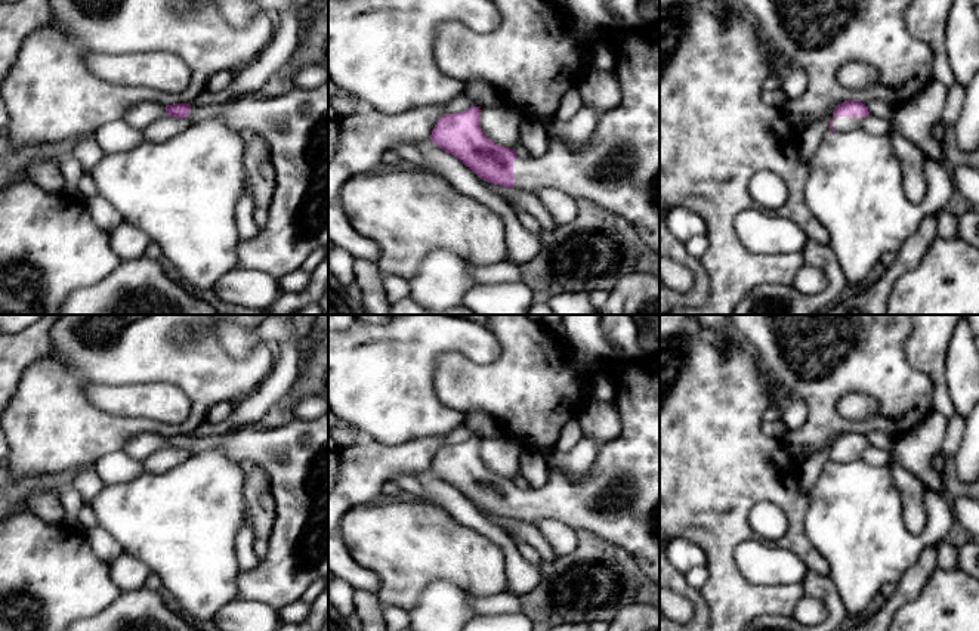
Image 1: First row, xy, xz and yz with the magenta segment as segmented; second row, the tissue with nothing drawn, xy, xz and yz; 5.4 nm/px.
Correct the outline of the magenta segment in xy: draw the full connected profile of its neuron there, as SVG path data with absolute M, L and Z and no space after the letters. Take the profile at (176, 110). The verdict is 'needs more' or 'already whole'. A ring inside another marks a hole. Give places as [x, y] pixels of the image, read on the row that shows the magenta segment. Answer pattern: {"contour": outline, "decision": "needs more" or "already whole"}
{"contour": "M328 80L315 89L294 87L274 98L243 95L214 105L166 105L166 111L169 117L186 118L191 124L219 117L238 132L256 132L271 148L277 186L268 222L254 238L240 238L238 267L257 269L280 279L300 269L312 251L328 245Z", "decision": "needs more"}

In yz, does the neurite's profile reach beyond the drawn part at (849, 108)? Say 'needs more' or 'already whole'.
needs more

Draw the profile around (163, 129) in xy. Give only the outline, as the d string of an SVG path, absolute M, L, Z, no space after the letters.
M167 115L164 118L151 123L142 132L146 142L157 143L176 136L192 126L194 124L191 124L186 118L176 118Z

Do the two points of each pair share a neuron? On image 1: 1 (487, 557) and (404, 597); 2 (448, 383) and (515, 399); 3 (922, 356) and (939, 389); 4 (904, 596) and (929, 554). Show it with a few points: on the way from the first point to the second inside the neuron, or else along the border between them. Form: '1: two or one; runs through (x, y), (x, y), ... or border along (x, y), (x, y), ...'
1: one; runs through (466, 557), (441, 557), (422, 577)
2: one; runs through (465, 387), (499, 389)
3: one; runs through (929, 364), (936, 371), (938, 381)
4: one; runs through (910, 585), (926, 565)

